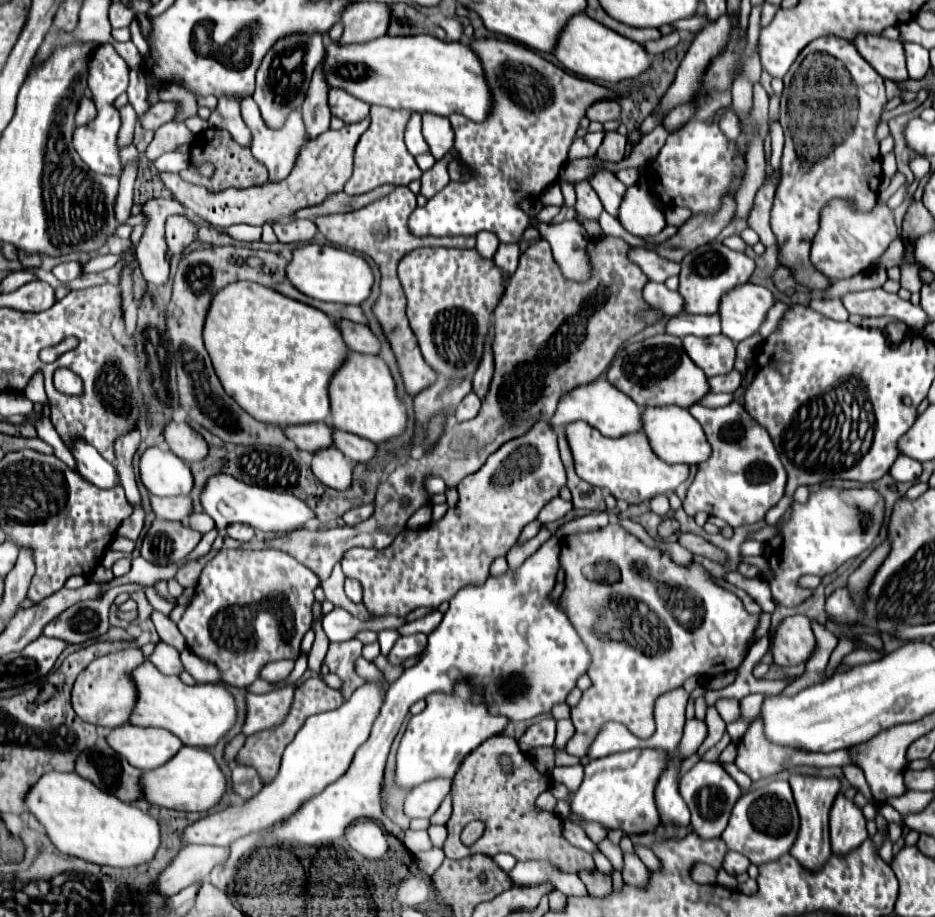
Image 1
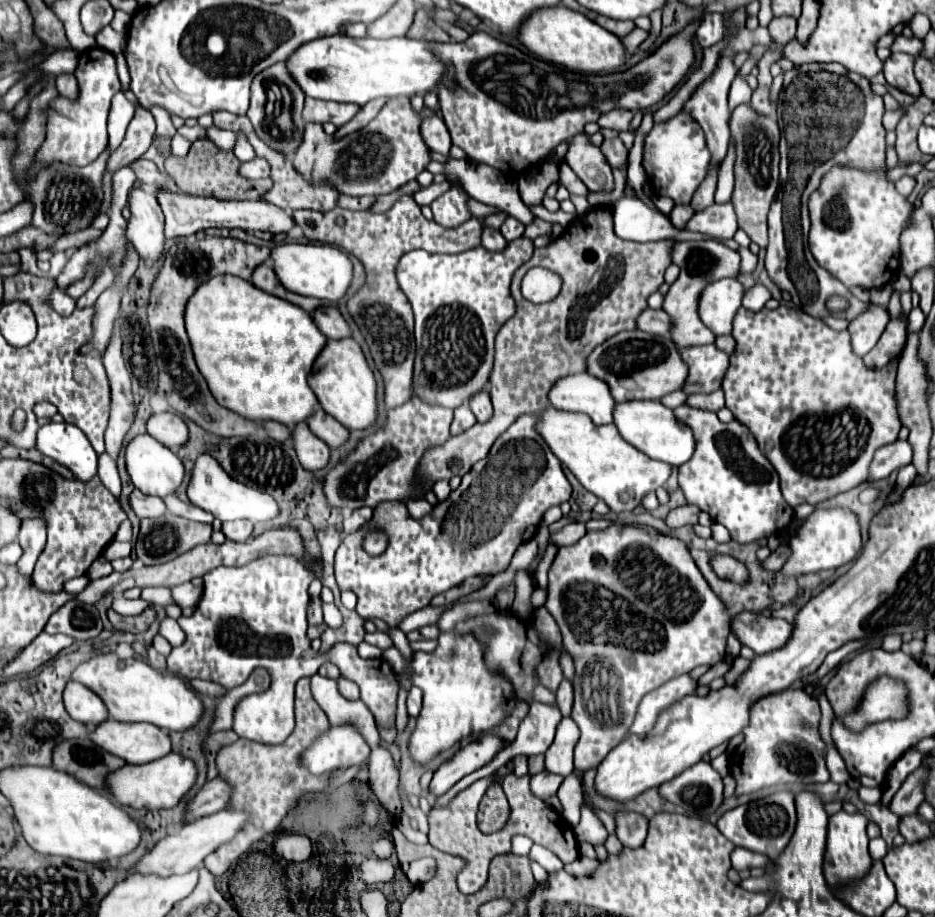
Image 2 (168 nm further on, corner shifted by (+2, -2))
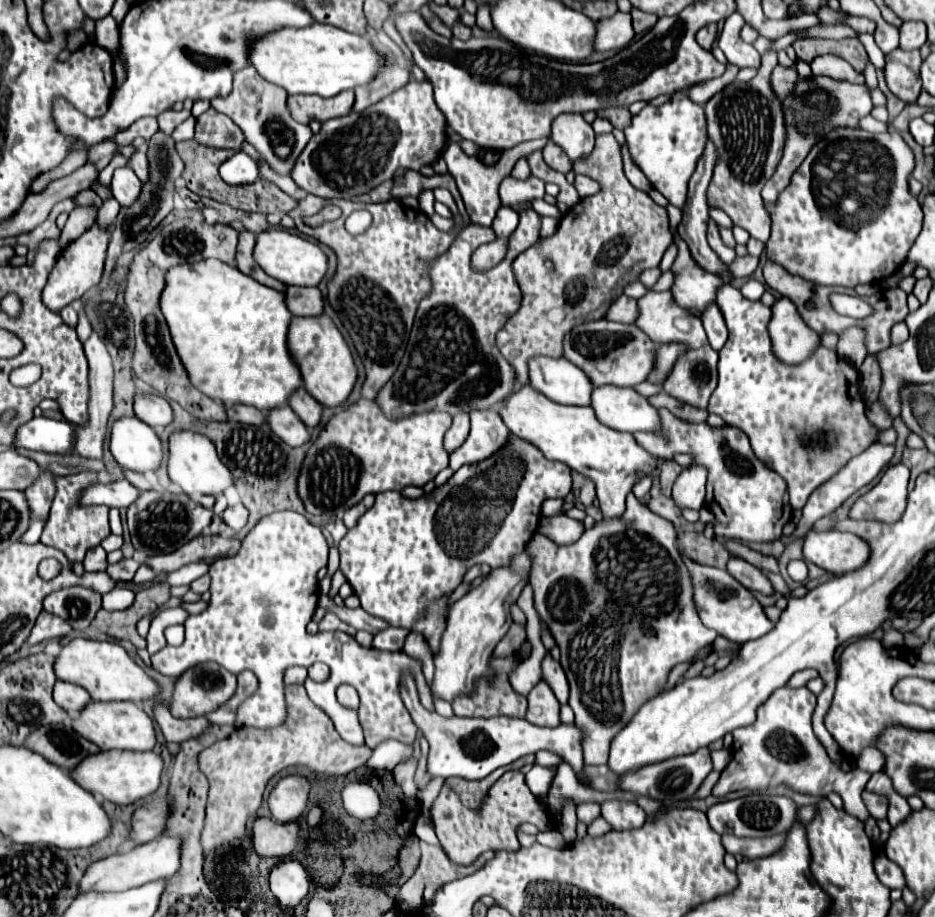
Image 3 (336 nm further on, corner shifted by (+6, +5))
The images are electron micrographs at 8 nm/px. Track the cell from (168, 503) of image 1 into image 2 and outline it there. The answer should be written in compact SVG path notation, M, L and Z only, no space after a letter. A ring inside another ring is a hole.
M134 490L128 500L138 518L156 518L166 512L166 506L164 506L162 498L158 498L158 496L146 496L146 494Z

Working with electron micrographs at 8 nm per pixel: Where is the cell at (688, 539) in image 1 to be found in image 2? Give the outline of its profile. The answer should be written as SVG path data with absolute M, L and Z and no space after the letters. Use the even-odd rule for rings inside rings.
M712 554L712 568L720 578L730 582L746 580L746 572L748 572L748 568L742 562L724 554Z

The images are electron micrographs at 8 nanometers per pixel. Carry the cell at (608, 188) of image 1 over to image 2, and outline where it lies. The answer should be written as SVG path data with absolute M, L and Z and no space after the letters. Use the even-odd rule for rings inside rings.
M586 132L568 140L566 164L588 186L588 190L612 190L612 170L600 148L590 142Z

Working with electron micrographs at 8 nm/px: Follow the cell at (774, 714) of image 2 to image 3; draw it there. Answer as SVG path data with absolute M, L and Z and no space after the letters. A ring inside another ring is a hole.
M806 687L776 689L768 701L758 707L758 719L742 729L736 729L732 745L732 761L722 771L712 795L722 797L738 789L768 789L776 785L788 785L798 793L828 795L838 793L844 801L844 811L850 811L858 819L866 819L868 811L860 799L870 773L862 769L842 771L838 769L818 737L812 731L812 713L816 707L816 695Z

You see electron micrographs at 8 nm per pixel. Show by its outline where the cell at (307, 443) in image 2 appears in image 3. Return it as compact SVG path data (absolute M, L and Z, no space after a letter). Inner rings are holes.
M282 405L282 409L274 409L274 413L268 415L268 425L290 447L302 447L304 443L310 441L310 433L306 425L298 419L298 415L288 405Z

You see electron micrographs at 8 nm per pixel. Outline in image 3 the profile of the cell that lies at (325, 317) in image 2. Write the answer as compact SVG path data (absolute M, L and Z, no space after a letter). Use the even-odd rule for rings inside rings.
M288 287L286 303L296 317L318 317L324 313L324 301L318 287Z

